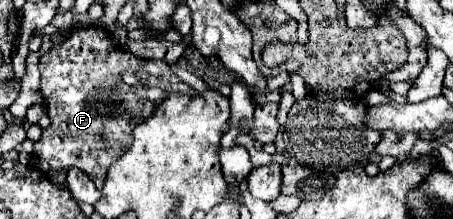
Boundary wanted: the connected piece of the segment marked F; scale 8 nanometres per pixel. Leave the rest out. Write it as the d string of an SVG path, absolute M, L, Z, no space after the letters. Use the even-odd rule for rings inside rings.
M102 26L72 28L72 32L68 32L62 44L56 44L46 56L40 58L40 74L42 74L40 90L44 94L44 102L46 102L52 124L42 130L42 138L34 144L34 154L40 160L48 162L52 170L64 170L70 166L80 168L82 172L90 176L90 180L96 184L98 190L104 188L110 164L130 148L134 140L132 136L134 128L152 116L154 106L170 92L182 92L182 94L194 92L190 86L180 82L180 78L168 68L166 62L156 60L156 58L146 60L146 58L126 52L114 40L112 32ZM124 70L132 70L138 76L136 86L124 84L122 80Z

